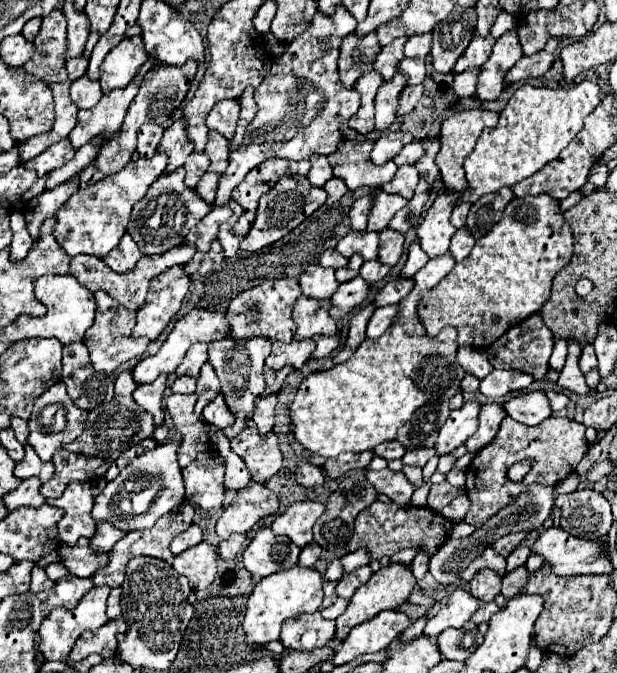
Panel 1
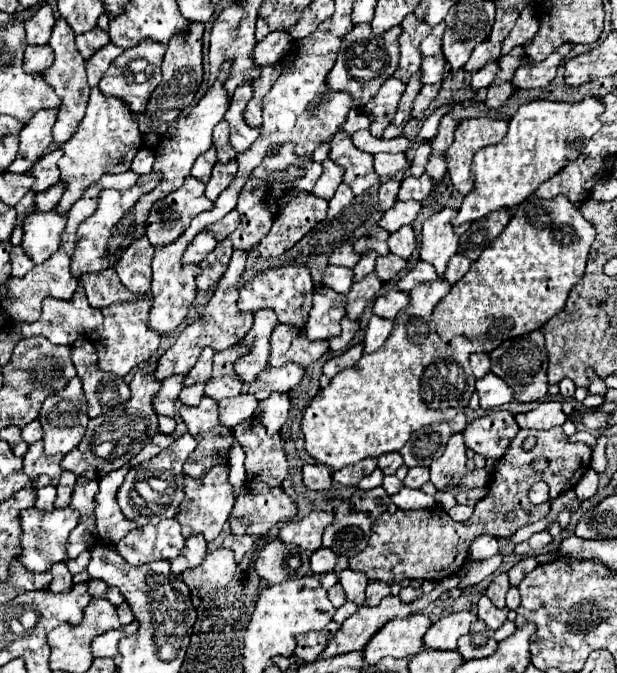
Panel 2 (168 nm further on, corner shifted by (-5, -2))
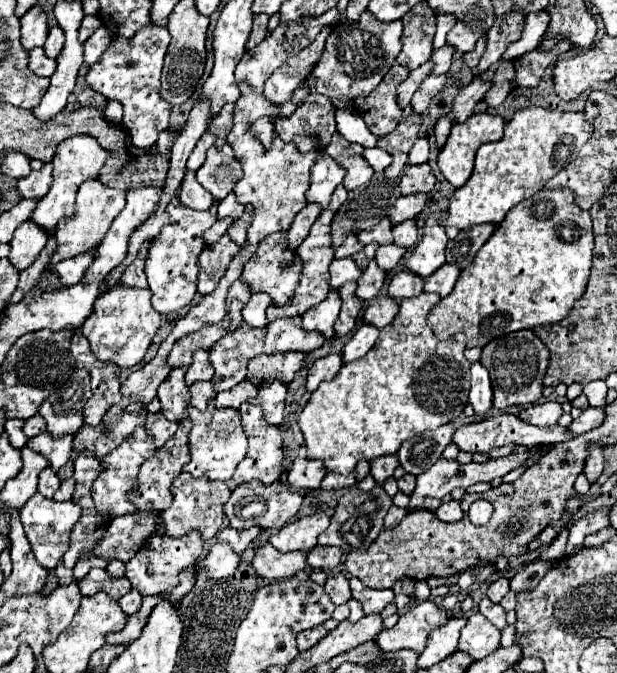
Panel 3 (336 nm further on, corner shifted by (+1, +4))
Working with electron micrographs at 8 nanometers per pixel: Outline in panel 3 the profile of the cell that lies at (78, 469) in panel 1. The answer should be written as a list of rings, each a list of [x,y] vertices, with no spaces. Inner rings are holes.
[[[66,478],[62,480],[58,492],[54,492],[54,500],[70,500],[72,498],[72,492],[74,492],[74,478]]]

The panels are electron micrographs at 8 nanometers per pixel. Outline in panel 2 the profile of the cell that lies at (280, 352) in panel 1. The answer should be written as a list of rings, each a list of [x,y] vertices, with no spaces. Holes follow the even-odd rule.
[[[278,324],[272,332],[272,356],[270,366],[282,366],[286,362],[296,362],[302,368],[314,364],[328,350],[328,340],[308,340],[302,328]]]

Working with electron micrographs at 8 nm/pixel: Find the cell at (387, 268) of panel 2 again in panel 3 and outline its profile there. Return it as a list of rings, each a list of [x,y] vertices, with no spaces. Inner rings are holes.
[[[394,244],[380,246],[376,252],[376,262],[382,270],[392,270],[400,262],[404,252],[406,252],[406,248],[402,248],[402,246],[394,246]]]

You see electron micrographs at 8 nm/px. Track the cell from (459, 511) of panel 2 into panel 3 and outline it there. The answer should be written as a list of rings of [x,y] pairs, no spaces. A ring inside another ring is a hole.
[[[450,500],[450,502],[444,502],[436,512],[434,512],[442,522],[458,522],[462,520],[462,508],[458,504],[458,500]]]

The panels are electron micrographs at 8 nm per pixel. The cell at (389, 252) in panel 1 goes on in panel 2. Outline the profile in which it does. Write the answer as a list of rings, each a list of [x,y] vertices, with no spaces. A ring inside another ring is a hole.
[[[404,226],[398,232],[390,234],[388,246],[390,246],[392,254],[408,260],[410,254],[414,252],[414,248],[416,248],[416,238],[414,238],[414,232],[412,232],[412,226]]]

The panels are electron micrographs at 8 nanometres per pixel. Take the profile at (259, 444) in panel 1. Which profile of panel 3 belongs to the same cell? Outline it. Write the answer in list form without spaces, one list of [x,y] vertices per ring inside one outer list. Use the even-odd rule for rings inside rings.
[[[244,404],[240,406],[240,414],[242,414],[242,426],[246,430],[248,436],[248,450],[244,460],[238,464],[232,480],[236,484],[244,484],[250,480],[260,480],[264,484],[272,484],[280,478],[282,474],[282,460],[284,460],[284,446],[282,446],[282,436],[278,426],[272,426],[266,422],[262,410],[256,404]]]

